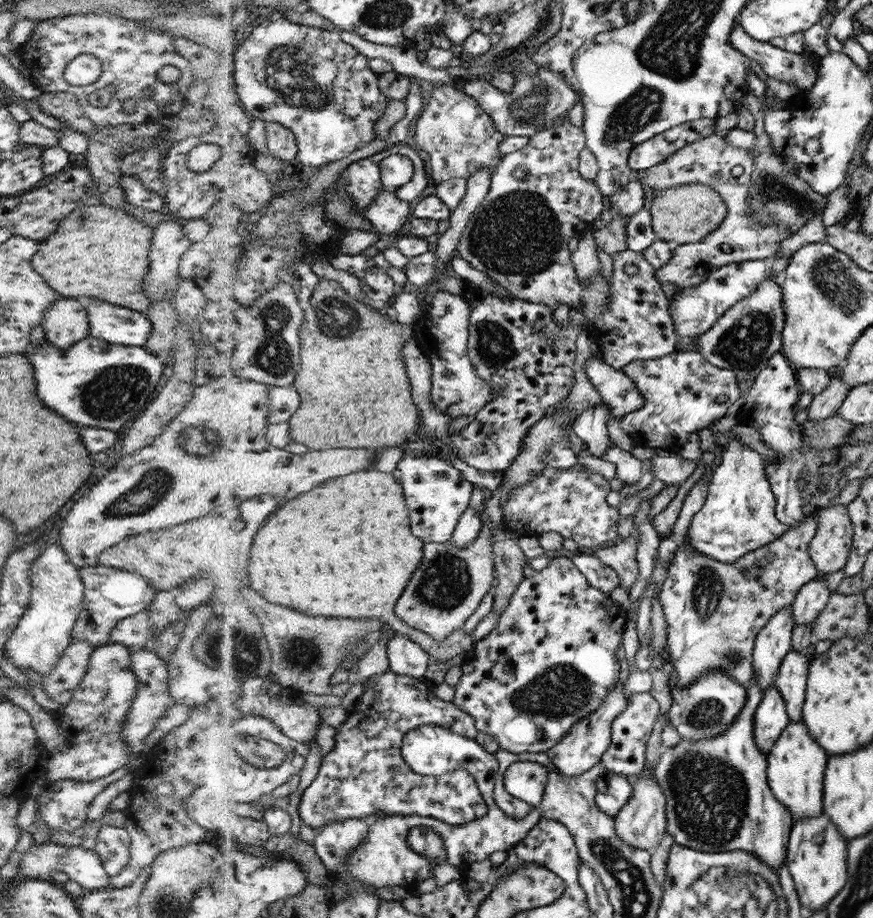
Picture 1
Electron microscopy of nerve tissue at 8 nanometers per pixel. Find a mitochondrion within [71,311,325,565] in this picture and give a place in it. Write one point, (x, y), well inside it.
(119, 390)

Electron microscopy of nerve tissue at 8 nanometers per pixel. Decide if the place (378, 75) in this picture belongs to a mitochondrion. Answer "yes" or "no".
no

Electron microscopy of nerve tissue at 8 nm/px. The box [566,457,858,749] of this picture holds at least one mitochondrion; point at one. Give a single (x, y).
(707, 591)

